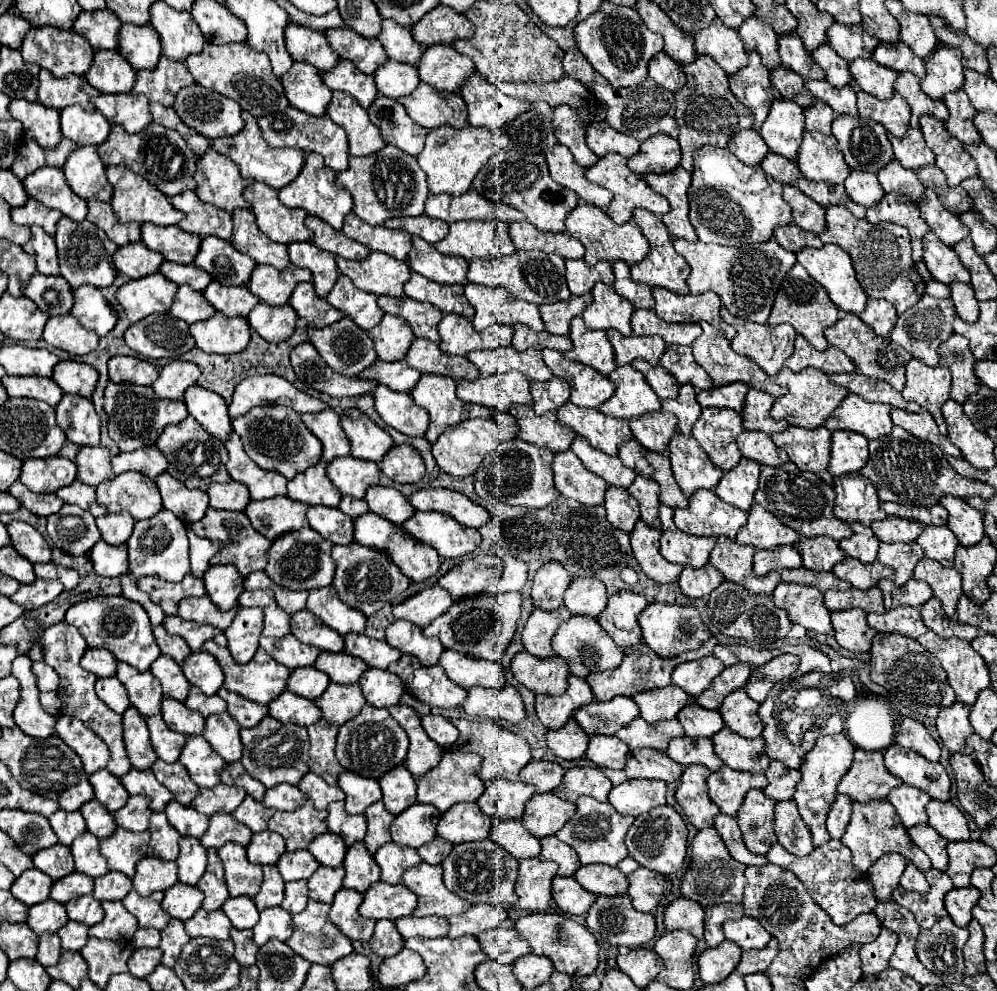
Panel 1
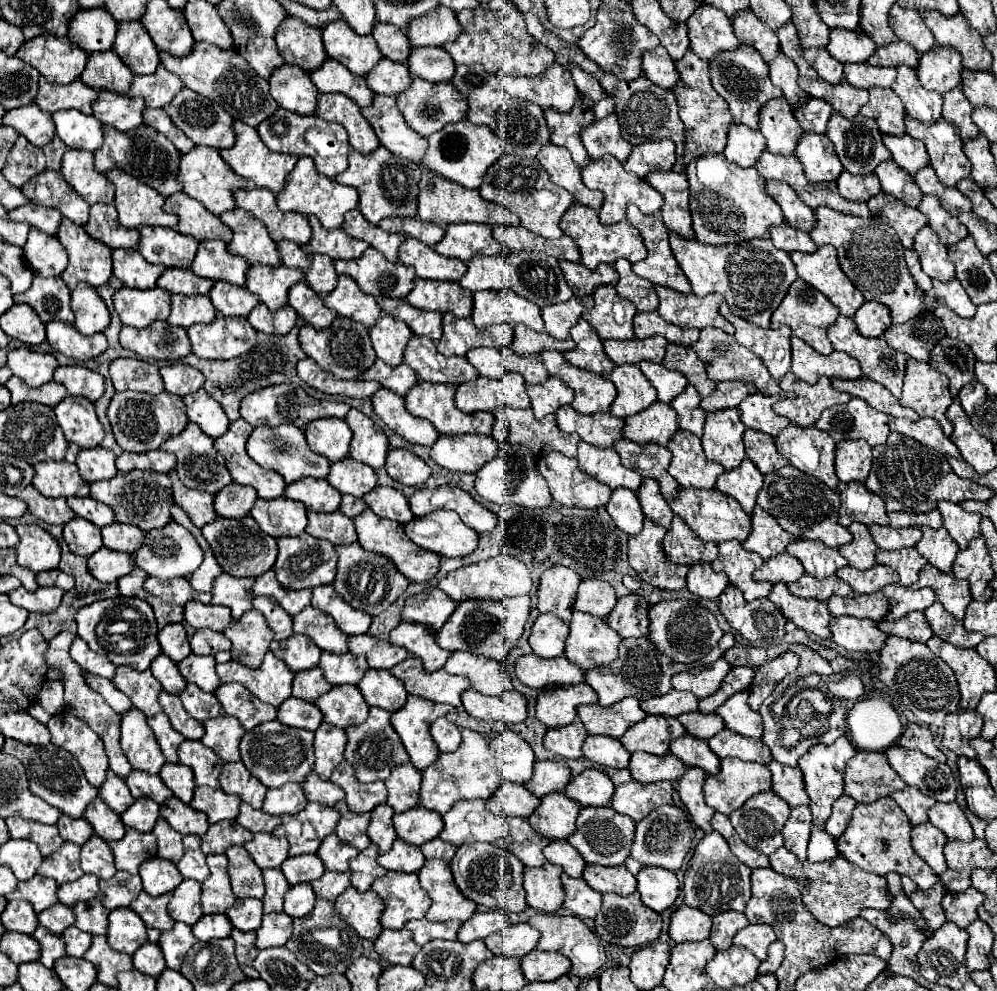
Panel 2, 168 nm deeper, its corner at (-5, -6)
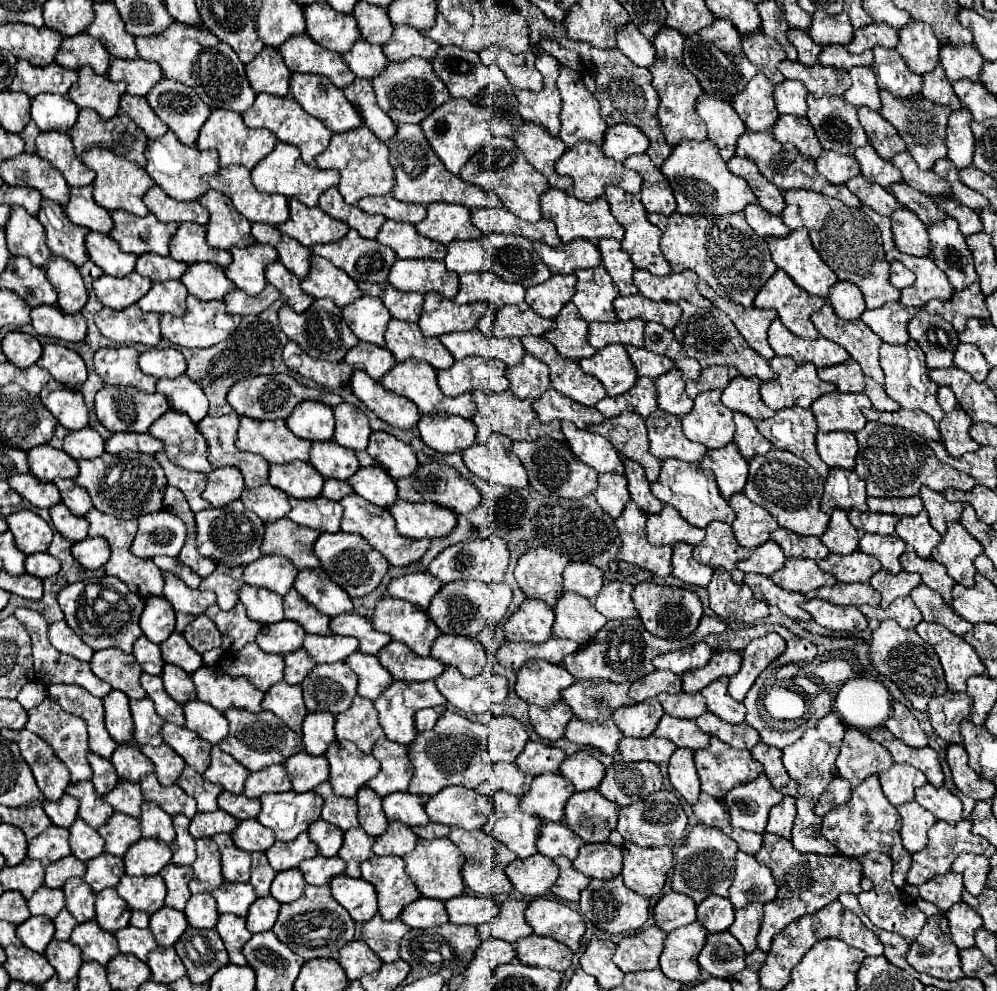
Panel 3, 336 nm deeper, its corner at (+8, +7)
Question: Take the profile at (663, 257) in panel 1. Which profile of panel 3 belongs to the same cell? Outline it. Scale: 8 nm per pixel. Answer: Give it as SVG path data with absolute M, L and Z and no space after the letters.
M607 186L605 188L605 198L611 206L611 212L613 216L623 224L625 228L625 238L621 242L623 250L631 256L631 262L635 264L635 268L643 268L643 270L649 270L651 274L655 276L667 276L671 272L669 264L665 262L661 250L659 250L659 240L661 240L661 230L657 226L653 226L649 220L647 220L647 212L639 200L639 196L635 194L629 194L625 190L621 190L619 186Z

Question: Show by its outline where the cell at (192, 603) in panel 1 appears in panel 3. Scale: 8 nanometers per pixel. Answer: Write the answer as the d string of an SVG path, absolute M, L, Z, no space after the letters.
M163 574L163 580L165 580L163 596L171 602L171 606L175 608L175 612L199 616L199 614L203 614L211 604L215 604L215 594L213 594L213 592L193 590L193 588L189 588L187 584L183 584L183 582L181 582L177 576L173 576L173 574Z

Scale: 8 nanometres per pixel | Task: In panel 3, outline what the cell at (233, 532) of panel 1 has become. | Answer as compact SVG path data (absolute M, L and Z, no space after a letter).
M241 500L229 502L223 508L209 508L195 514L197 522L197 548L203 556L211 558L217 564L225 564L229 568L255 562L261 556L261 542L263 542L263 522L249 512Z

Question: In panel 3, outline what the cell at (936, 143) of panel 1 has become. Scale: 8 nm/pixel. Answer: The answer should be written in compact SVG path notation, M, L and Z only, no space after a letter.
M881 90L881 116L893 124L903 138L907 152L915 158L917 166L921 170L931 170L933 162L939 158L947 156L947 142L945 142L945 130L947 130L947 116L949 108L947 106L935 106L935 102L929 102L923 96L913 96L913 98L895 98L889 92Z

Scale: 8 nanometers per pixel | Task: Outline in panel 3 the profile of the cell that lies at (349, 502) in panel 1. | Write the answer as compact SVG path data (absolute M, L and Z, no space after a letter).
M325 480L323 484L323 492L321 492L325 498L329 500L341 500L343 496L347 494L353 494L351 486L347 482L337 482L337 480Z

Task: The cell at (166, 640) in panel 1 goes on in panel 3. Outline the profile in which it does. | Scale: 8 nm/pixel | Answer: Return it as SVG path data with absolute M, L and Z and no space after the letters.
M145 598L143 604L145 608L139 626L151 642L161 644L175 630L175 610L165 602L165 598Z

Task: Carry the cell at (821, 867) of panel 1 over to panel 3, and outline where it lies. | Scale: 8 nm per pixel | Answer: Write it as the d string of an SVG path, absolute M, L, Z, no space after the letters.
M763 834L763 846L755 854L757 862L773 870L773 878L779 884L777 898L773 902L765 904L765 920L761 926L761 932L757 936L759 950L767 952L771 948L771 940L777 932L781 932L791 922L799 920L805 914L813 914L827 906L829 902L837 900L841 892L853 892L859 894L859 882L861 882L861 864L853 858L841 858L841 856L821 856L821 854L801 854L797 852L789 840L777 836L777 834Z

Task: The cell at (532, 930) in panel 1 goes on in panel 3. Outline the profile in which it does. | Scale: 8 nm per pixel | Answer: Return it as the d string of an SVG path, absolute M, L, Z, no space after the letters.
M533 900L525 910L525 918L537 936L551 936L569 946L573 952L579 948L579 940L585 934L581 914L559 900Z

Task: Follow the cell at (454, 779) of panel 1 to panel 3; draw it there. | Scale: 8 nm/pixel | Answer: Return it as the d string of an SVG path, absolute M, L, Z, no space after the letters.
M445 712L437 720L437 726L429 732L419 732L415 742L409 744L407 750L413 766L413 778L409 784L411 794L435 796L439 790L451 784L477 788L493 772L489 758L489 728L471 722L461 714Z

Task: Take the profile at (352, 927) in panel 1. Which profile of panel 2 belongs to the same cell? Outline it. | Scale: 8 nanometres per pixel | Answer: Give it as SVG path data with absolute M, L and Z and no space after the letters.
M348 887L334 905L338 915L356 929L362 939L376 939L380 935L380 913L384 909L384 901L374 895L374 891L358 893L354 887Z

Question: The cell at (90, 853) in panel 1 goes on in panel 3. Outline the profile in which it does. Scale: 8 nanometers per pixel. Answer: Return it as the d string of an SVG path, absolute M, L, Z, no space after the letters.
M77 818L73 822L69 832L71 832L71 836L69 836L71 852L79 860L87 862L87 860L91 860L103 852L103 838L99 836L99 832L95 828L87 826L81 818Z

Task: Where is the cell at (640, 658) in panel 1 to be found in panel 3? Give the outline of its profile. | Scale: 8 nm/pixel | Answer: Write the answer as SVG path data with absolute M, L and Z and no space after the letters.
M703 616L697 630L693 632L693 636L689 636L689 640L673 640L673 638L657 638L653 634L649 634L645 630L645 626L641 624L639 618L625 618L625 620L609 620L597 634L595 638L587 644L581 646L577 652L569 654L563 658L563 666L567 672L571 672L575 676L575 680L611 680L611 682L635 682L647 674L651 674L655 668L651 664L651 660L657 654L665 654L669 650L679 650L679 648L687 648L695 642L701 642L707 634L713 632L725 632L727 630L727 622L721 618L711 618L711 616Z

